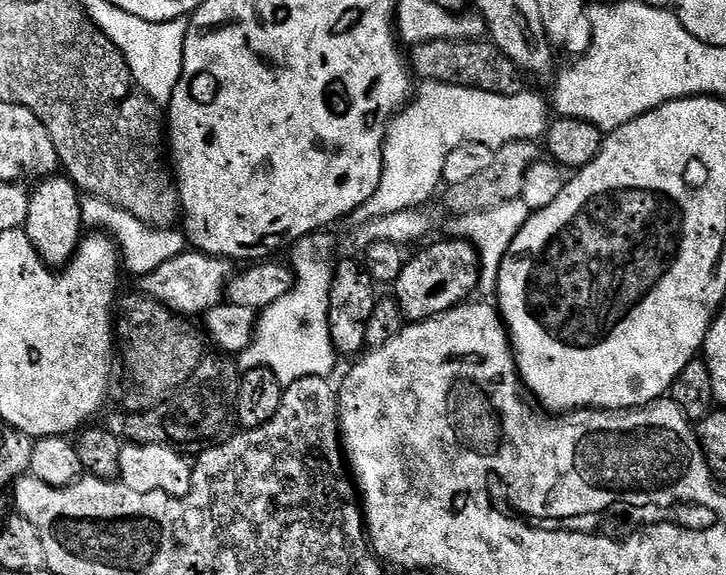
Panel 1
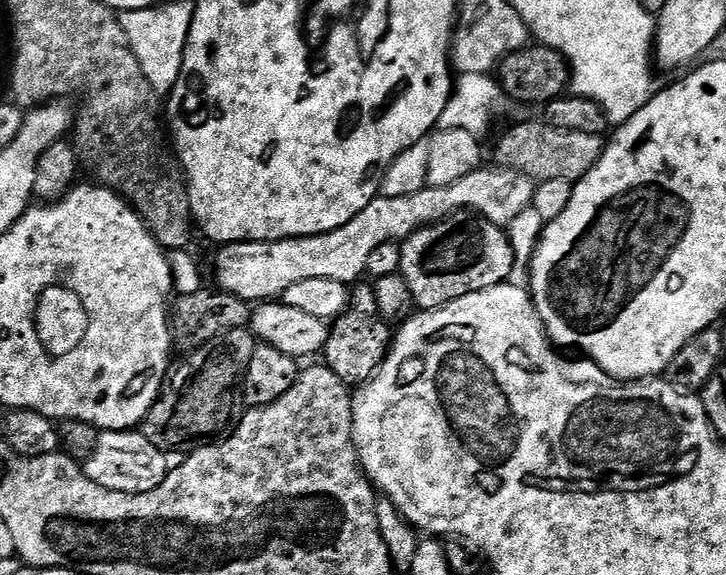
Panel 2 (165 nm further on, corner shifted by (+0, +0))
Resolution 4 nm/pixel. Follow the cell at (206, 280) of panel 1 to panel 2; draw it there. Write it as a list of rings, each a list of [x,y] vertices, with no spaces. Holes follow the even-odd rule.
[[[481,166],[474,169],[466,178],[454,182],[450,186],[425,186],[414,194],[380,194],[362,210],[362,214],[355,216],[346,226],[338,226],[338,230],[318,234],[317,236],[293,236],[290,240],[247,240],[244,244],[225,244],[216,256],[216,284],[222,292],[229,292],[238,298],[249,302],[272,302],[283,297],[294,282],[307,282],[310,278],[334,278],[334,282],[342,282],[349,286],[355,285],[366,273],[366,262],[373,250],[378,246],[393,242],[403,242],[414,235],[419,228],[428,224],[436,224],[455,212],[475,212],[477,216],[507,226],[512,224],[522,210],[532,207],[532,199],[536,193],[537,181],[532,177],[515,172],[513,168],[499,166]]]

